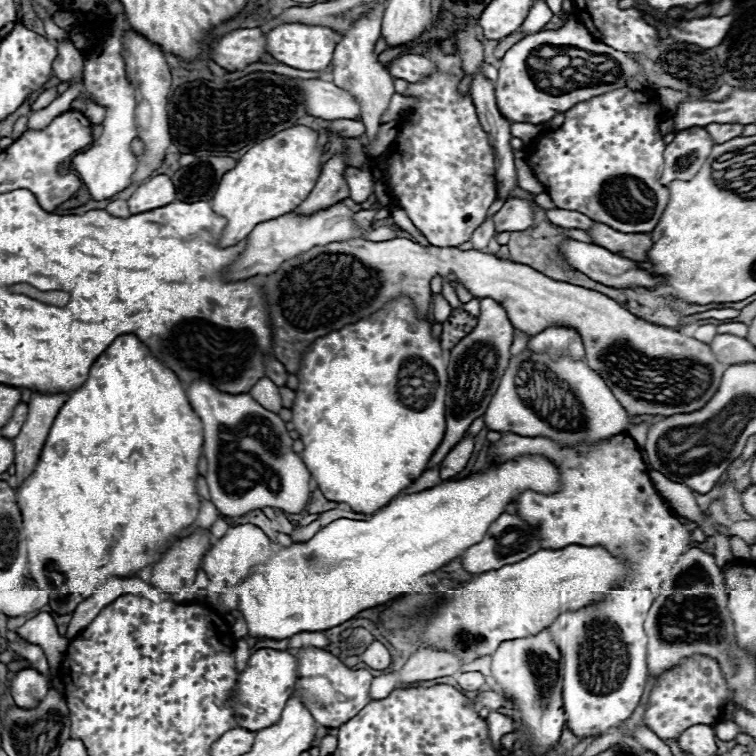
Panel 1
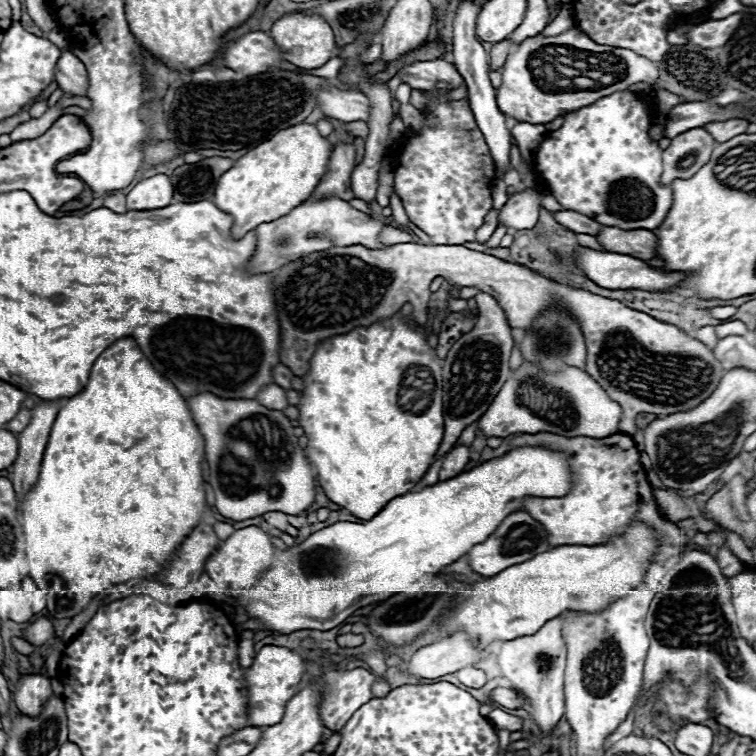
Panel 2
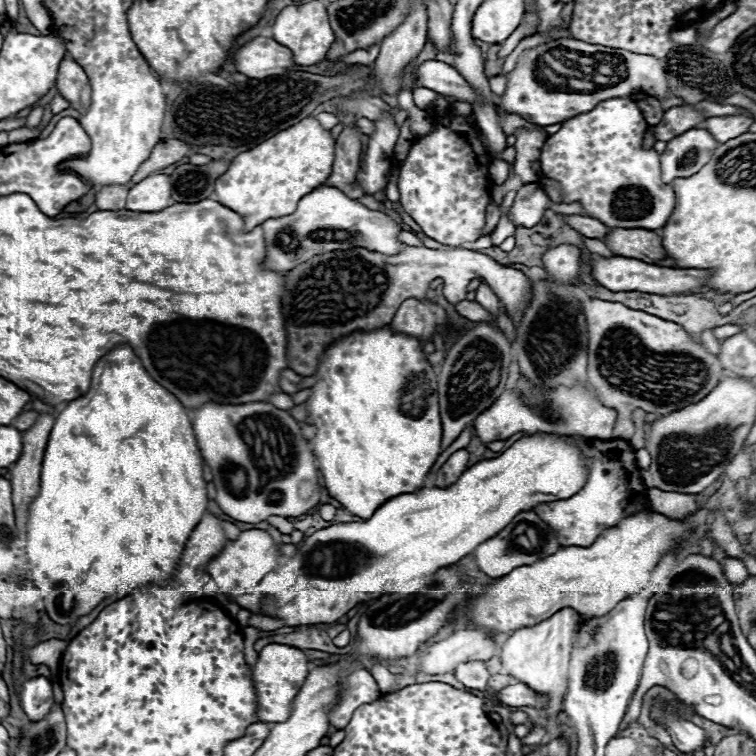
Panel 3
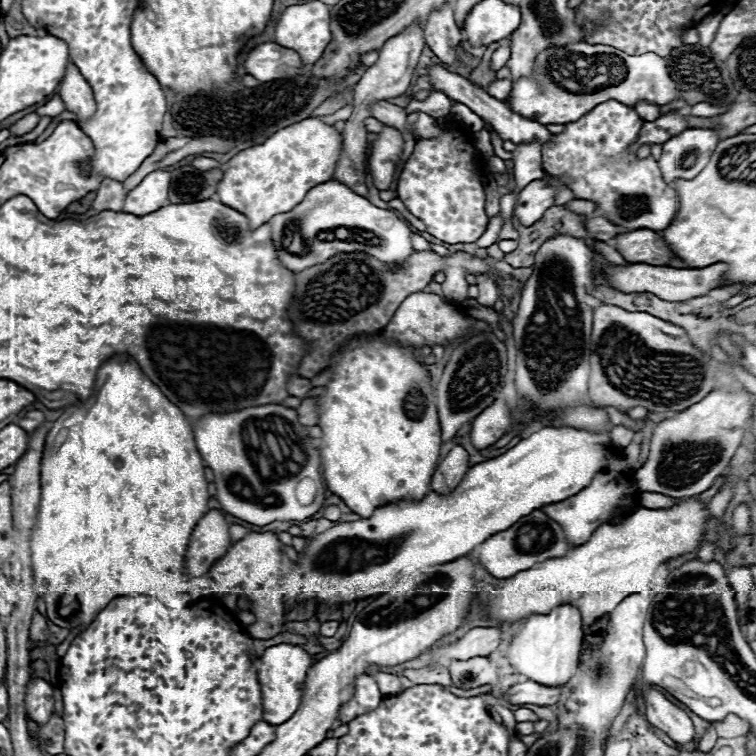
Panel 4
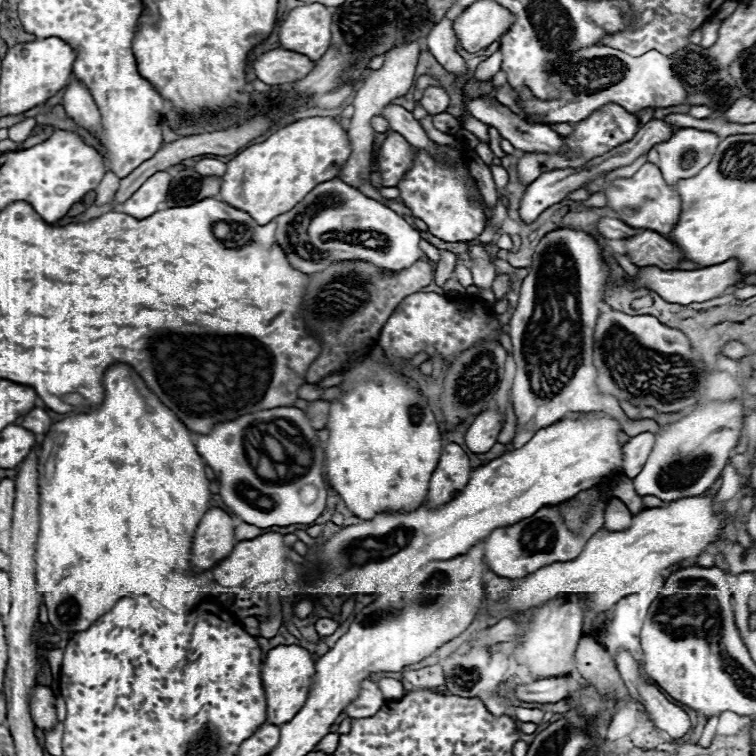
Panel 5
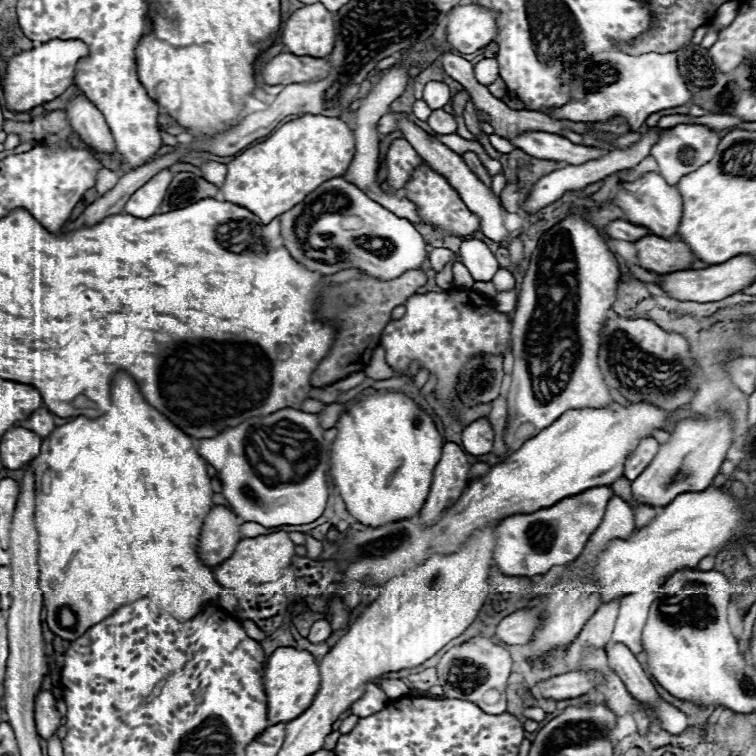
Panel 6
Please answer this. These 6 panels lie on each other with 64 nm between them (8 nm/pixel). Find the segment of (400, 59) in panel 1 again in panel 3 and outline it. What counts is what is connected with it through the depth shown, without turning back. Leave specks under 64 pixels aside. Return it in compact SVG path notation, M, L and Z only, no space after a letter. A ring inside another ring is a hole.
M426 60L420 66L416 66L416 84L422 88L430 88L444 96L454 96L462 102L474 102L476 92L472 86L456 72L454 66L440 62L440 60Z

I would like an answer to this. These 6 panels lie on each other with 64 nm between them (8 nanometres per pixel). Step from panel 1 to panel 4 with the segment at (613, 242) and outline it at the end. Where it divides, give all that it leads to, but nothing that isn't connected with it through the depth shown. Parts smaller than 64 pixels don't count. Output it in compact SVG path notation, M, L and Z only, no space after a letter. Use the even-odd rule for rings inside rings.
M632 230L620 232L616 238L616 250L628 262L642 262L652 266L668 266L670 258L674 258L672 250L666 246L660 234L654 230Z

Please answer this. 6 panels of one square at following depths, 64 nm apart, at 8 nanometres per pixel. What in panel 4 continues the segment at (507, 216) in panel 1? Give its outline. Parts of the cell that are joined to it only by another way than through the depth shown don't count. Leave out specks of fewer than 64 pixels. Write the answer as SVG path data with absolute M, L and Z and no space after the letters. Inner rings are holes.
M546 178L534 180L528 186L524 186L518 192L514 214L524 226L532 226L542 218L542 214L552 206L554 202L554 188L546 184Z

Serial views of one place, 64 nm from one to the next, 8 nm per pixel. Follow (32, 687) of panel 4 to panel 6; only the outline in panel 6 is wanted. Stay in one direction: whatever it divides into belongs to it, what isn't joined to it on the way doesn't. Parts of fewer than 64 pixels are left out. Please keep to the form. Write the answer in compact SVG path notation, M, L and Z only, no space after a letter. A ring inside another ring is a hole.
M40 690L36 696L36 706L34 706L34 716L36 716L36 728L42 738L50 738L56 734L62 718L56 710L56 698L48 690Z

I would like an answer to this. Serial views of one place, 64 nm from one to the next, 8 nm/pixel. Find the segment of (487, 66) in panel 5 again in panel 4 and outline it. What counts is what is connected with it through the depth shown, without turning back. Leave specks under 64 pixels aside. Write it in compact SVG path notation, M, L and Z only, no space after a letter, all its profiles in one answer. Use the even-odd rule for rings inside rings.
M500 46L500 48L492 54L492 68L494 68L494 70L500 70L500 68L506 64L508 58L510 58L510 46Z

